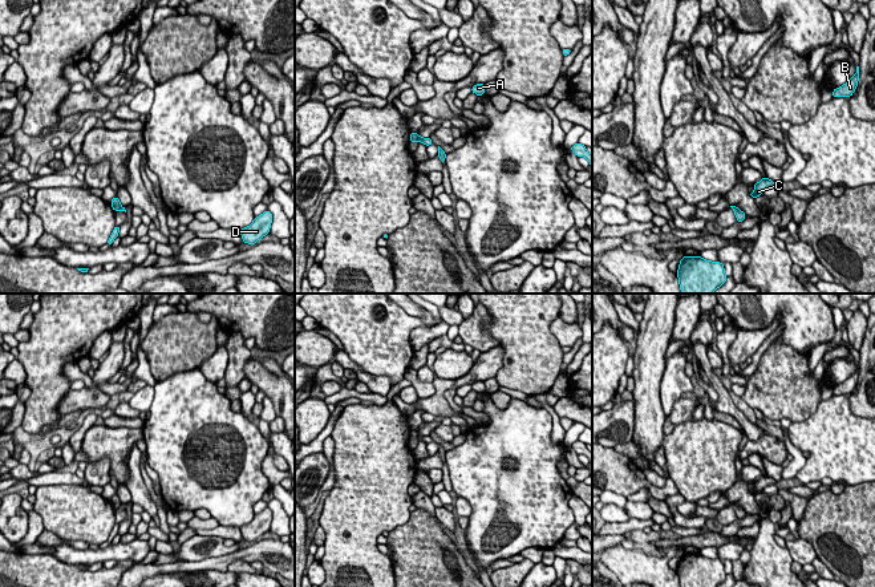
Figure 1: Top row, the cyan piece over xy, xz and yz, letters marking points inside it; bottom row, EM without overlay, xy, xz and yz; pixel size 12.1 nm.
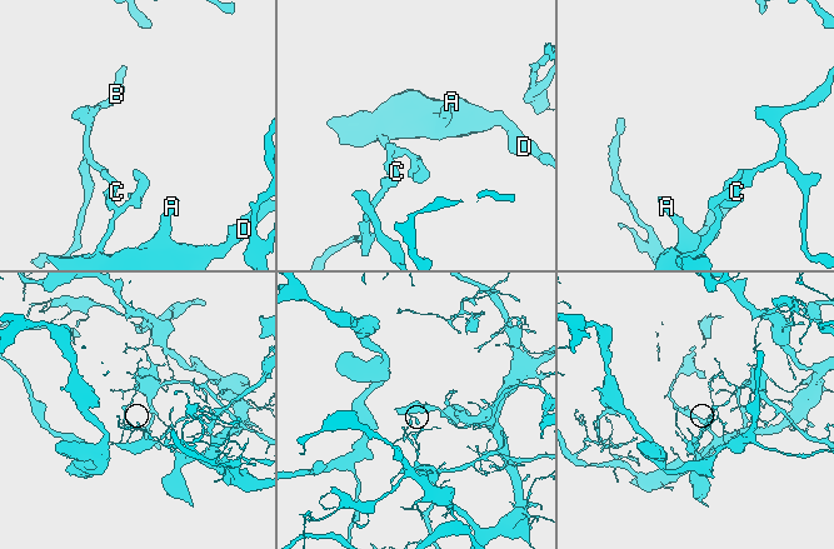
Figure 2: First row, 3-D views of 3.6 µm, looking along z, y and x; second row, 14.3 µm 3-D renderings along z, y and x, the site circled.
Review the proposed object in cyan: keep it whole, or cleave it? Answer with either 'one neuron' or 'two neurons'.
two neurons

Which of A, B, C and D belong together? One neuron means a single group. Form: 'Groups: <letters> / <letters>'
Groups: A D / B C

